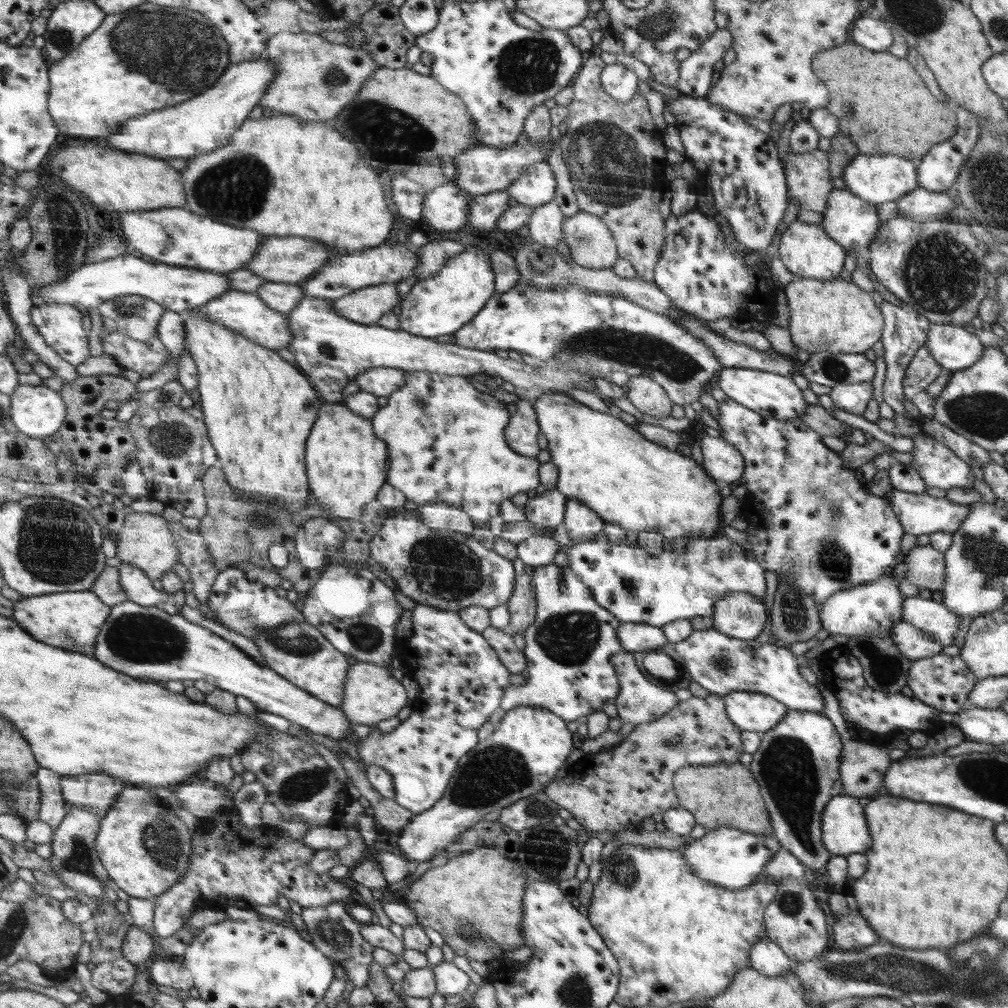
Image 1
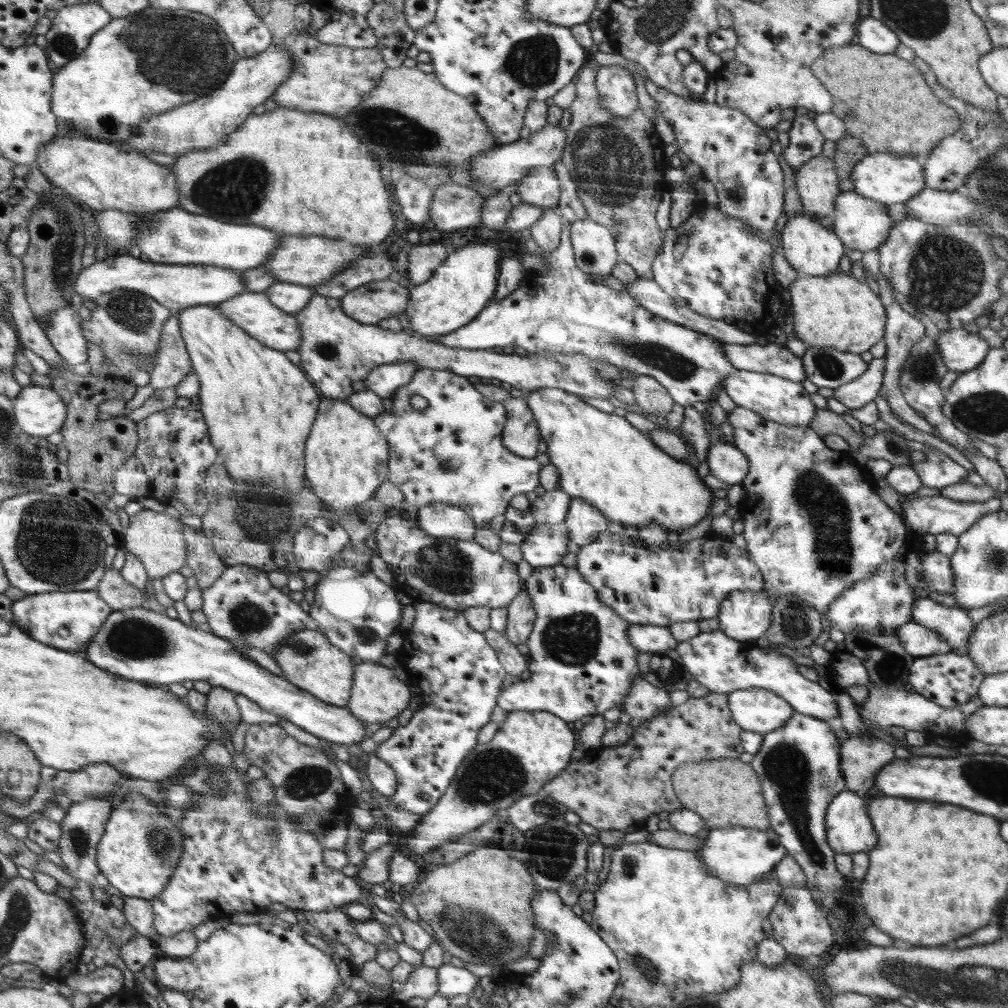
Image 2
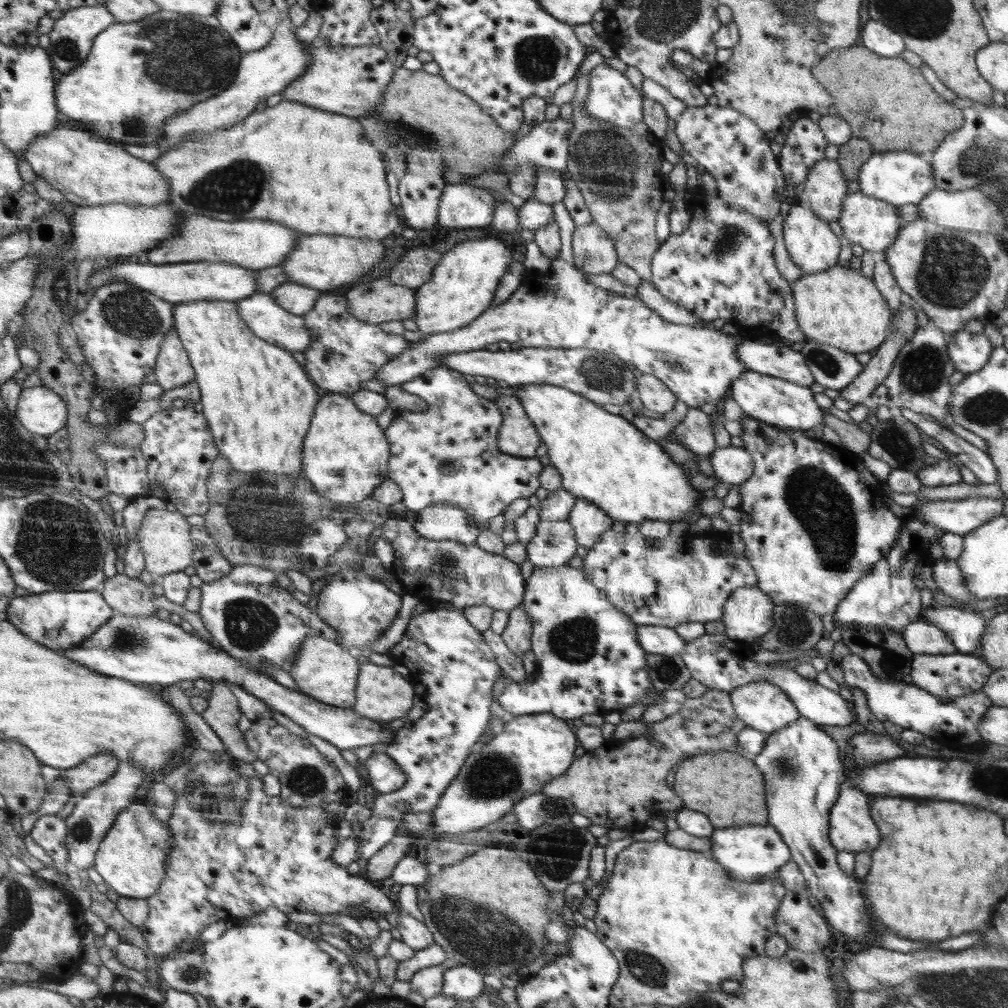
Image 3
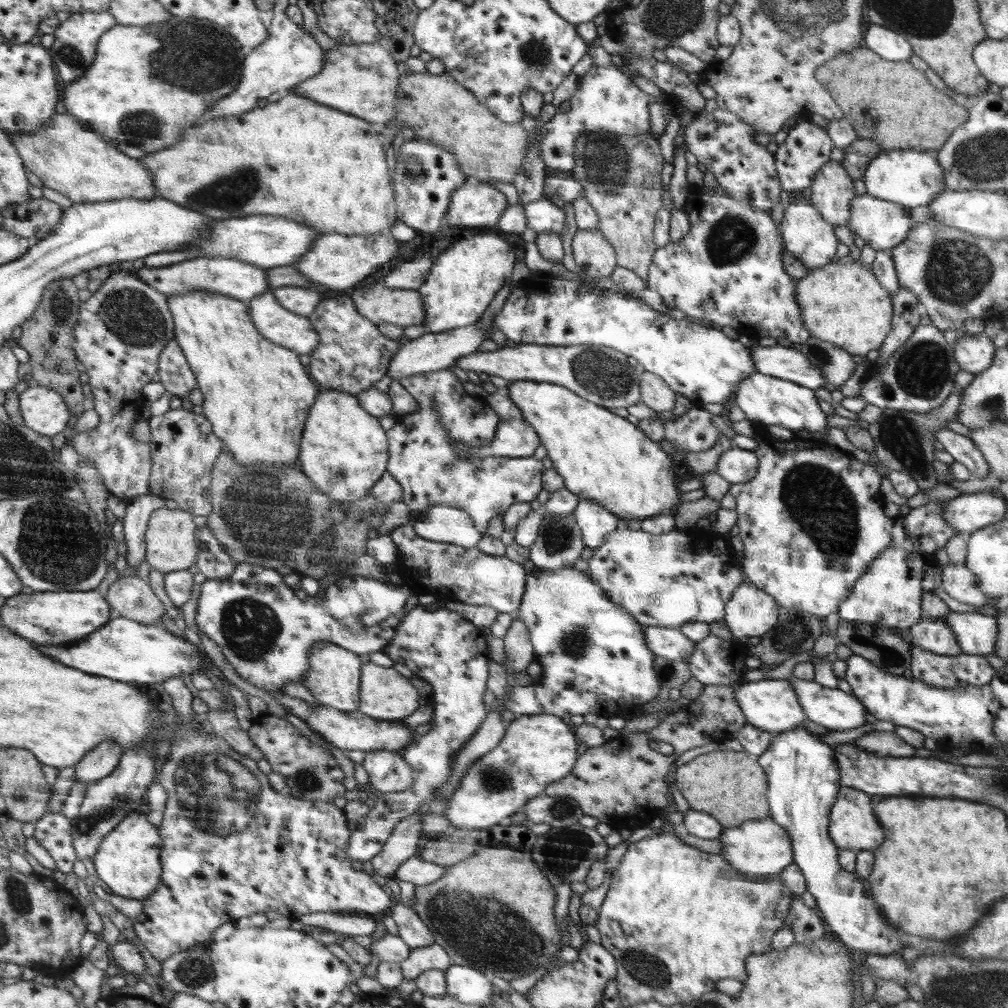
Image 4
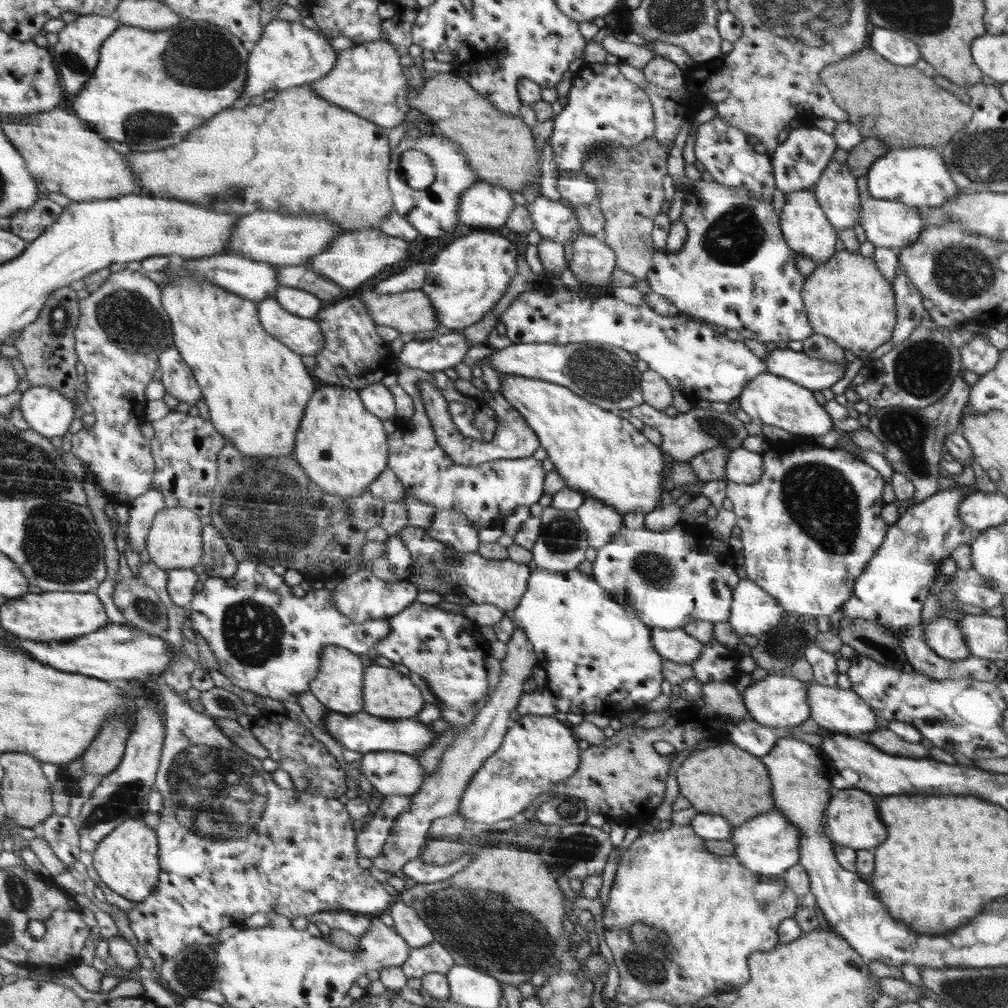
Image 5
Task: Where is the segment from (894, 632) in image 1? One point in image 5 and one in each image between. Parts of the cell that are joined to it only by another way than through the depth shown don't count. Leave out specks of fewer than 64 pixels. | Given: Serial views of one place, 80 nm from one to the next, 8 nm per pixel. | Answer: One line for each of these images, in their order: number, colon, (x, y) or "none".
2: (920, 641)
3: (921, 637)
4: (935, 635)
5: (943, 635)

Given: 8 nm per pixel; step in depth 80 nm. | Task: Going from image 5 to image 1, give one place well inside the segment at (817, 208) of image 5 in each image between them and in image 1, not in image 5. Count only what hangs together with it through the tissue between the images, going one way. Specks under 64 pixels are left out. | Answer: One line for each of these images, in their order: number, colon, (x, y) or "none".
1: (806, 249)
2: (812, 250)
3: (814, 247)
4: (806, 233)

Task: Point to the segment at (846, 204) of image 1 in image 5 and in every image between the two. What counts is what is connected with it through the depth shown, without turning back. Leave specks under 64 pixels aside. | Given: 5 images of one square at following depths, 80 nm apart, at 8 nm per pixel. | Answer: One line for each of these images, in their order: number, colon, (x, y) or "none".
2: (862, 223)
3: (866, 220)
4: (882, 224)
5: (892, 224)

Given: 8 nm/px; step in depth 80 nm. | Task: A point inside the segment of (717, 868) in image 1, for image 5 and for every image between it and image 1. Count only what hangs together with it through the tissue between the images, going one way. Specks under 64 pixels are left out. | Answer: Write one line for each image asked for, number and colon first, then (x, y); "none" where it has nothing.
2: (738, 855)
3: (750, 852)
4: (759, 848)
5: (769, 844)

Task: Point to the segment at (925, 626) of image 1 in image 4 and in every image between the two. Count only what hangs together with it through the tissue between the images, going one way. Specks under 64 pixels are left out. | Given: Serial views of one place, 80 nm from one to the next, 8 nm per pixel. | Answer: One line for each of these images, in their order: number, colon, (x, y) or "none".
2: (953, 623)
3: (965, 629)
4: (977, 633)

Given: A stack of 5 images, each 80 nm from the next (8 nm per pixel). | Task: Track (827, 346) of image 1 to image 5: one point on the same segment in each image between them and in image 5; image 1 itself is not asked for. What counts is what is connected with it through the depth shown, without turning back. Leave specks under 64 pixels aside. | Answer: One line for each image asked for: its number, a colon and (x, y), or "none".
2: (837, 311)
3: (839, 307)
4: (844, 303)
5: (846, 298)

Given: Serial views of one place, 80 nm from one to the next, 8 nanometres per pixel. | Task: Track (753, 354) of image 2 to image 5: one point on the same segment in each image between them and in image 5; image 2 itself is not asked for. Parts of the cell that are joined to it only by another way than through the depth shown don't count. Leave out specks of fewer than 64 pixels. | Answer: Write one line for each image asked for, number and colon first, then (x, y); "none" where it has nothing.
3: (776, 359)
4: (779, 361)
5: (798, 367)

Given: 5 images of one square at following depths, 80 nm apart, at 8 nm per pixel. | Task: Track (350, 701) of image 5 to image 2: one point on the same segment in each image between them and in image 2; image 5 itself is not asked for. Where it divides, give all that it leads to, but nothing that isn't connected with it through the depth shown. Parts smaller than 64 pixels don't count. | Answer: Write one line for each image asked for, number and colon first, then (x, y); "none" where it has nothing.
2: (309, 659)
3: (323, 669)
4: (334, 677)

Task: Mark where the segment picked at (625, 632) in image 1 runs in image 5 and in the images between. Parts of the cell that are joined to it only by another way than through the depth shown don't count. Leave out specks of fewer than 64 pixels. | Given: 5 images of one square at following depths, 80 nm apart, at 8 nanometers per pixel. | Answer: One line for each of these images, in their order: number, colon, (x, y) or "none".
2: (646, 638)
3: (655, 639)
4: (672, 643)
5: (677, 645)

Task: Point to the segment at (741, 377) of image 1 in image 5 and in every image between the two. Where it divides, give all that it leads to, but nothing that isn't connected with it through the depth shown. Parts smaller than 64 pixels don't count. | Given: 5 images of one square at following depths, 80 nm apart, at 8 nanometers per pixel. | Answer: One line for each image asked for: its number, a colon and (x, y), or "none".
2: (778, 399)
3: (777, 401)
4: (765, 399)
5: (775, 400)

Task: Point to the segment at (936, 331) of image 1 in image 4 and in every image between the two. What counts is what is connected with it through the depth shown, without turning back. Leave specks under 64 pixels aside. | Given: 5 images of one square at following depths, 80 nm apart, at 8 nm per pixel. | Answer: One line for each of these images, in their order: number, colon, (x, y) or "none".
2: (960, 351)
3: (968, 352)
4: (974, 353)

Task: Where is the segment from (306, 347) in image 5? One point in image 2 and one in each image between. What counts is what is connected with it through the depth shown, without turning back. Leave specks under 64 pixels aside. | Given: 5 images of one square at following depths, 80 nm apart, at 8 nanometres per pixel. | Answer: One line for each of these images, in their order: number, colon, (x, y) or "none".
2: (253, 311)
3: (268, 320)
4: (275, 322)

